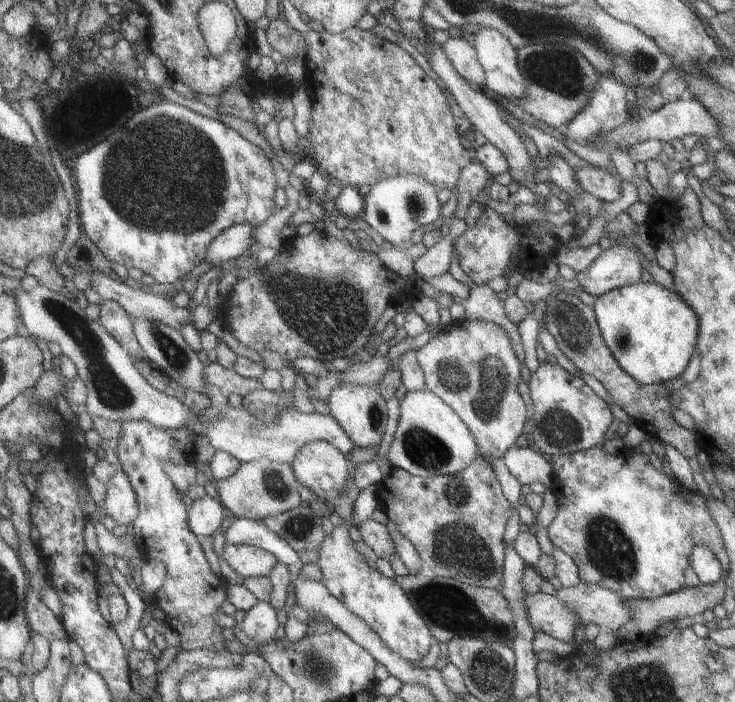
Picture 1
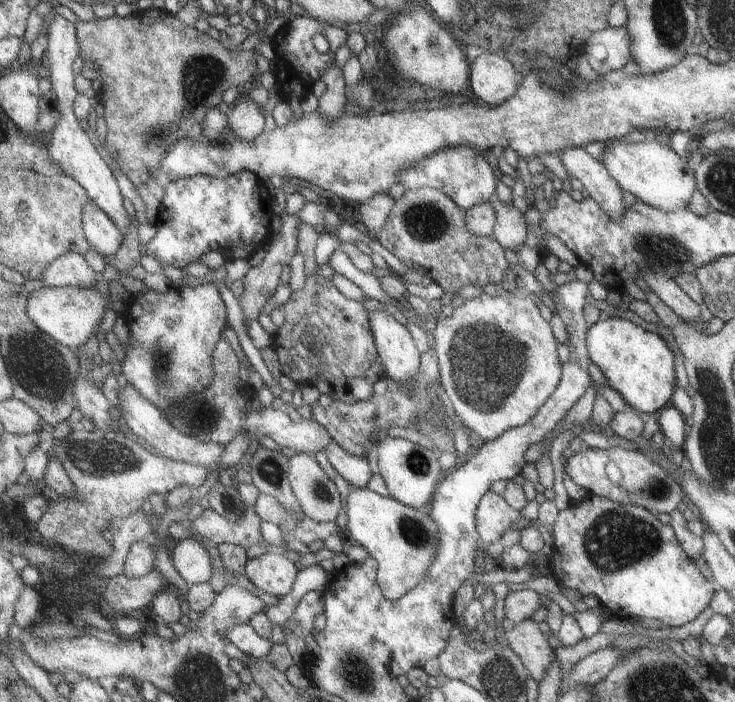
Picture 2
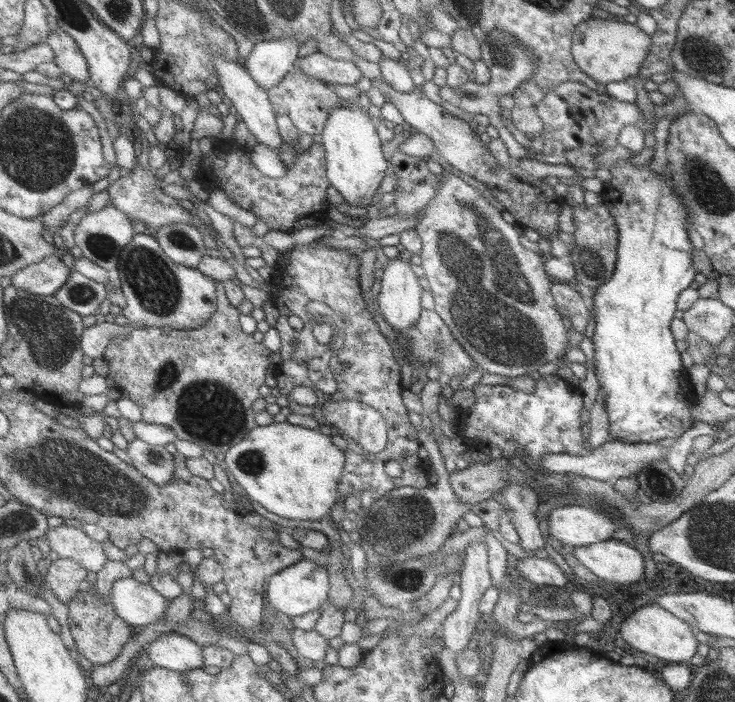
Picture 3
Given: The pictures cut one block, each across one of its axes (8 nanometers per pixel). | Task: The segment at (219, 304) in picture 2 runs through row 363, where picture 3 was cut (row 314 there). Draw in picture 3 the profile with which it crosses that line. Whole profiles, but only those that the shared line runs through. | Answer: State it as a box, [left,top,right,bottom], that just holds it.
[119,234,218,331]

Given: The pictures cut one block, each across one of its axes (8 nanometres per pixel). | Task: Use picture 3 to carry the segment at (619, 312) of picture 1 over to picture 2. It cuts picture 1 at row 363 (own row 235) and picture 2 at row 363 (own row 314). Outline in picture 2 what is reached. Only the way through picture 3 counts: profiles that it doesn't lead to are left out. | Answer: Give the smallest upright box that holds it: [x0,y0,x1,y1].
[585,316,676,416]

